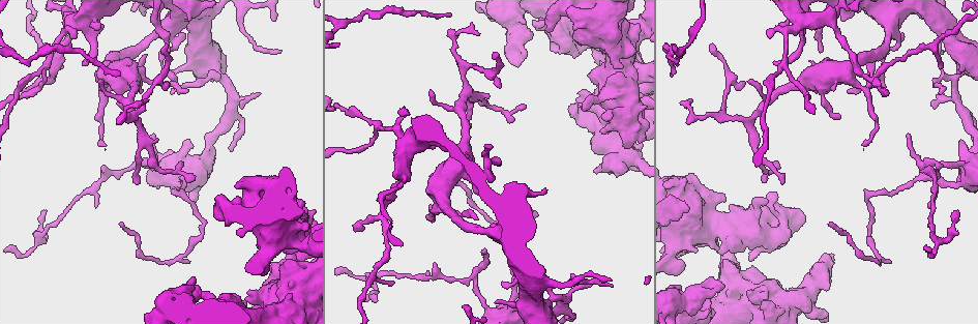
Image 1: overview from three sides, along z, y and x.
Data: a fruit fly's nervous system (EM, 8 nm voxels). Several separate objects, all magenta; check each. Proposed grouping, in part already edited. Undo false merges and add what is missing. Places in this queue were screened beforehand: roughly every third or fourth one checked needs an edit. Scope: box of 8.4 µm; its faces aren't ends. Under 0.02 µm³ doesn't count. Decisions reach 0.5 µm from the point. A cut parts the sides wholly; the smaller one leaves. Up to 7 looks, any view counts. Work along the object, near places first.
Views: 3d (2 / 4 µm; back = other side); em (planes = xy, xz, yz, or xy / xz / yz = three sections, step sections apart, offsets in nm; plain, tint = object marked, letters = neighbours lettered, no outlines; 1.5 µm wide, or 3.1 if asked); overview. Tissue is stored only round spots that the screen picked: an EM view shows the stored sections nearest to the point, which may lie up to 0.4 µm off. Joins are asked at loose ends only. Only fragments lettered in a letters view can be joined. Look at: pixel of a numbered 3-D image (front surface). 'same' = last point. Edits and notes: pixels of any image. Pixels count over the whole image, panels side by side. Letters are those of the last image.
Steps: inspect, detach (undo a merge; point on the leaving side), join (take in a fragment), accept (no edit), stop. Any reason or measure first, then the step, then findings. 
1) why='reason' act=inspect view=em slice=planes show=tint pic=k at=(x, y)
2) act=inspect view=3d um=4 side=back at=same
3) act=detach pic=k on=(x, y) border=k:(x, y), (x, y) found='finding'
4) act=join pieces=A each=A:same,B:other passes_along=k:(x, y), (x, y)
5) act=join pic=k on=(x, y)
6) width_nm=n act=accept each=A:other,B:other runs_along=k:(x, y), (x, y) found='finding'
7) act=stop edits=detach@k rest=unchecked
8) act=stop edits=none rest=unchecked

why='thin end' act=inspect view=3d um=2 pic=1 at=(690, 100)

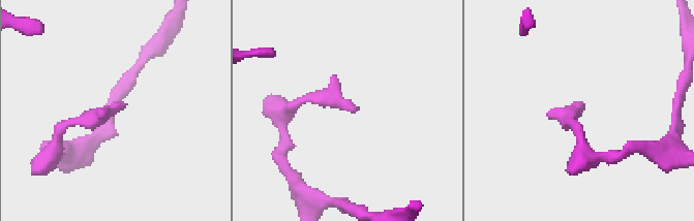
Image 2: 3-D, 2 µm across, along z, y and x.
act=inspect view=em slice=planes show=letters pic=2 at=(582, 102)

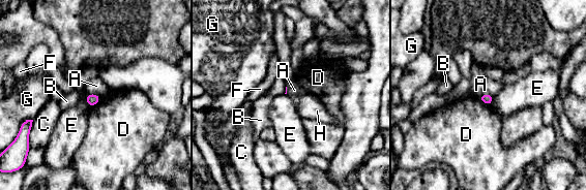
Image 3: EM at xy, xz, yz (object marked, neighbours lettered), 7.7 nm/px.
act=accept each=A:other,B:other,C:other,D:other,E:other,F:other,G:other,H:other found='none of them fits'

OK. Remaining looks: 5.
why='free end' act=inspect view=em slice=xz step=4 show=letters pic=1 at=(885, 94)

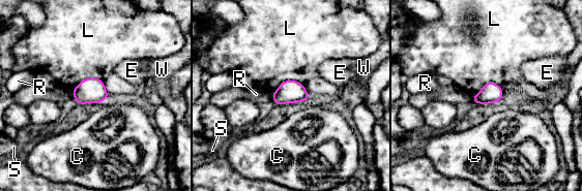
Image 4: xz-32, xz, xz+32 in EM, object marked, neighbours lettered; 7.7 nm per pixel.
act=accept each=C:other,E:other,L:other,R:other,S:other,W:other found='no lettered fragment goes on from it'

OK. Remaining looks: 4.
why='calibre changes' act=inspect view=em slice=planes show=letters pic=1 at=(966, 184)

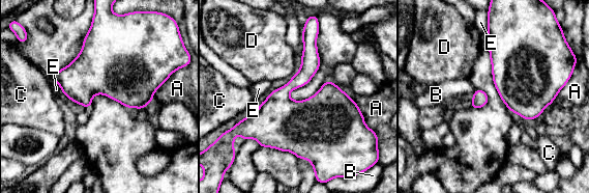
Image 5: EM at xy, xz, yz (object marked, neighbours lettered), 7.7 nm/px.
act=accept each=A:other,B:other,C:other,D:other,E:other border=5:(301, 34), (302, 40) found='continuous, no second cell'

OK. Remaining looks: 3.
act=stop edits=none rest=unchecked

